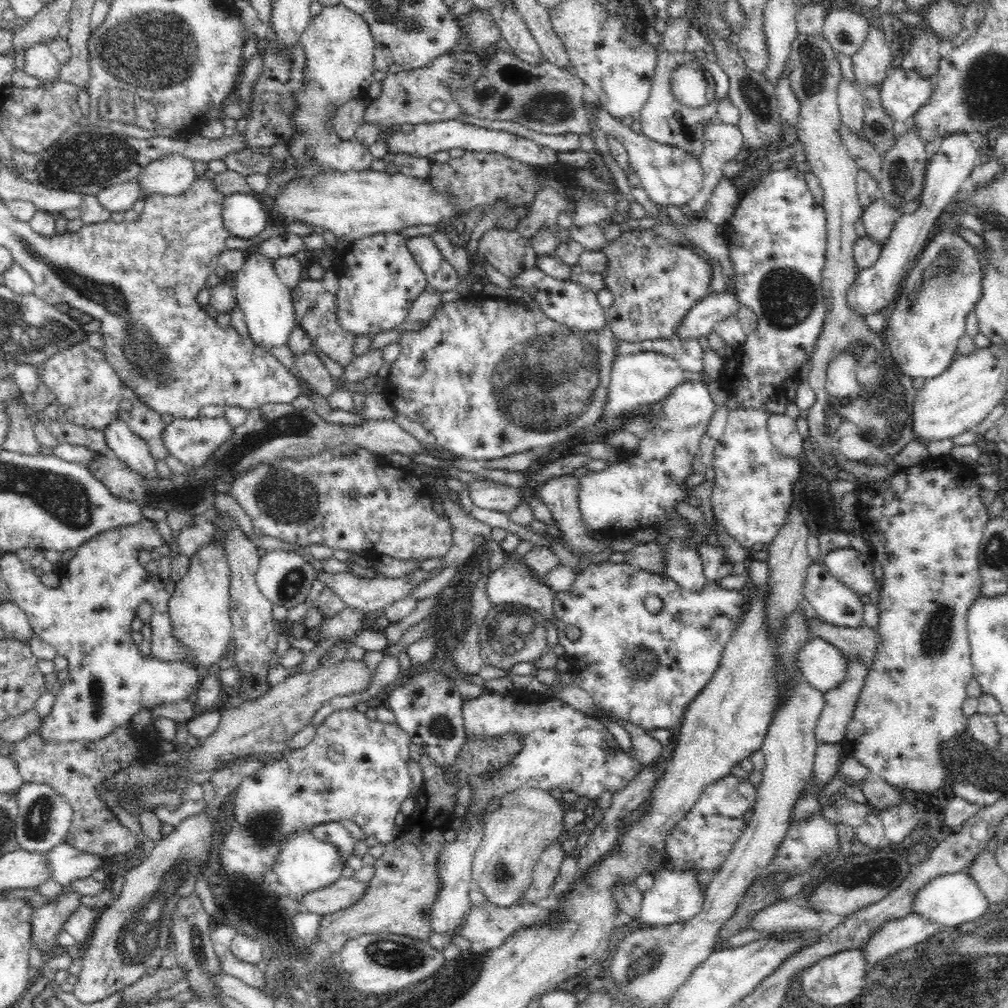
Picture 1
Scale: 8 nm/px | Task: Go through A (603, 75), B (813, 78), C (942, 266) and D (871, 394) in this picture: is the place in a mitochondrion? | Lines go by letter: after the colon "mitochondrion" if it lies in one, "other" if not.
A: other
B: mitochondrion
C: mitochondrion
D: mitochondrion

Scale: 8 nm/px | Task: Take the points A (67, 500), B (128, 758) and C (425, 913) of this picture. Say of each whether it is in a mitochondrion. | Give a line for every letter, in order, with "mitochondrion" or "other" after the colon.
A: mitochondrion
B: other
C: other

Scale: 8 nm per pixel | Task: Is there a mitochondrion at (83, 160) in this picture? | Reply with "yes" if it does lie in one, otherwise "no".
yes

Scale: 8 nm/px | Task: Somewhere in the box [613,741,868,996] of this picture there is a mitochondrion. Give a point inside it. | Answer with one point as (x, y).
(649, 958)

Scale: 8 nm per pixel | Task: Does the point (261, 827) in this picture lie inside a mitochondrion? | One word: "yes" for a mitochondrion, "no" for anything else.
yes

